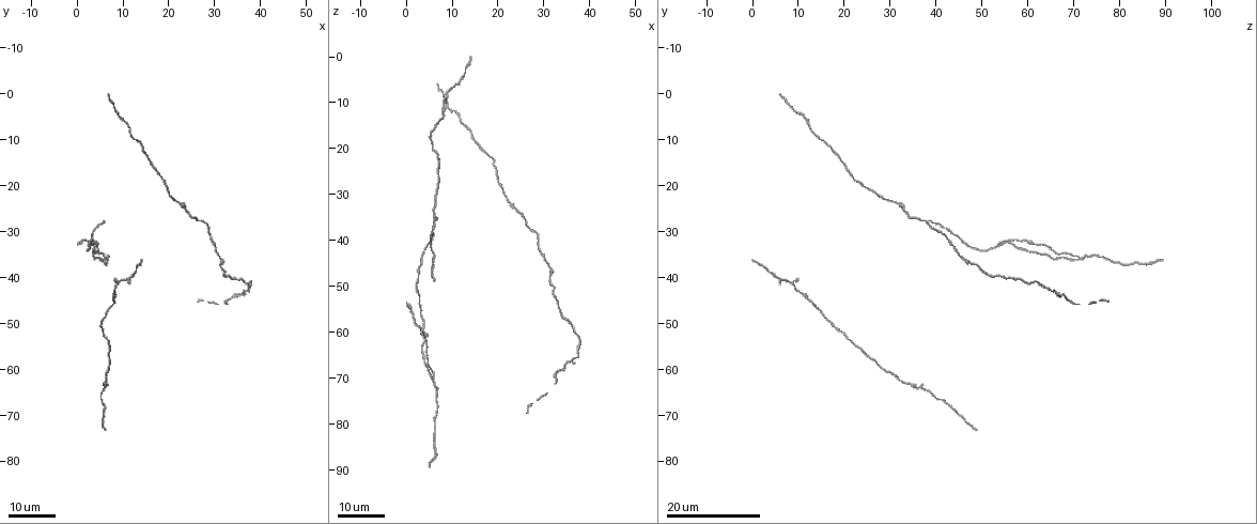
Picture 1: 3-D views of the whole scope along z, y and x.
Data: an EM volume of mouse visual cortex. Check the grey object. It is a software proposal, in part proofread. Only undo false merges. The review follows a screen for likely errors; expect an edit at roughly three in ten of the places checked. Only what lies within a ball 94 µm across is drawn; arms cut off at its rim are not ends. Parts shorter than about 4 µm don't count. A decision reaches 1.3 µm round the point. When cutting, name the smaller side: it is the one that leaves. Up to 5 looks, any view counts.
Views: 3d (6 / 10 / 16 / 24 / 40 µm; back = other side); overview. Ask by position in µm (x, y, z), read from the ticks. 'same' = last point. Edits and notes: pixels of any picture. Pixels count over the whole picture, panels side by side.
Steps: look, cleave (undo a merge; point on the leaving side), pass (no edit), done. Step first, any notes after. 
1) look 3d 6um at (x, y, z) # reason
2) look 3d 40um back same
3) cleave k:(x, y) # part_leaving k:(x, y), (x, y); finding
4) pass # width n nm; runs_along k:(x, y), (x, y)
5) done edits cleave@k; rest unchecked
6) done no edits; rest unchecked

look 3d 16um at (9.0, 41.5, 8.5) # a fork

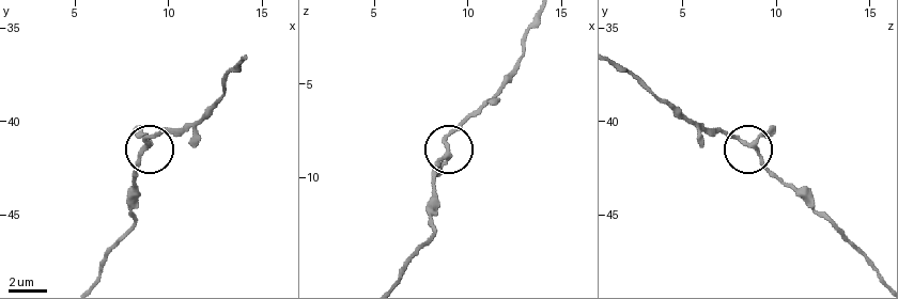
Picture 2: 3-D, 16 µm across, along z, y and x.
look 3d 6um at (8.9, 41.4, 8.9) # closer look

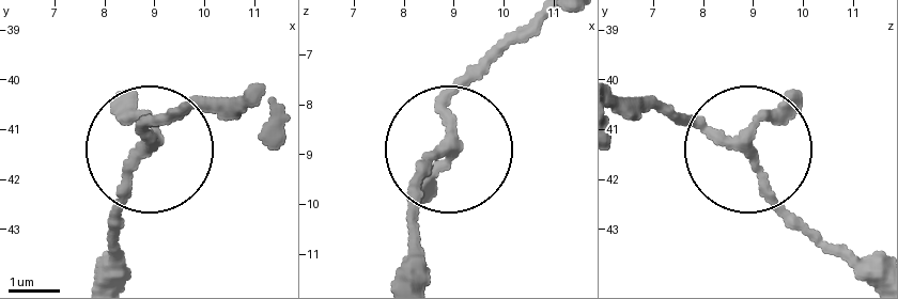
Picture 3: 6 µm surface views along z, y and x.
look 3d 6um back at (8.90, 41.30, 8.80) # from behind

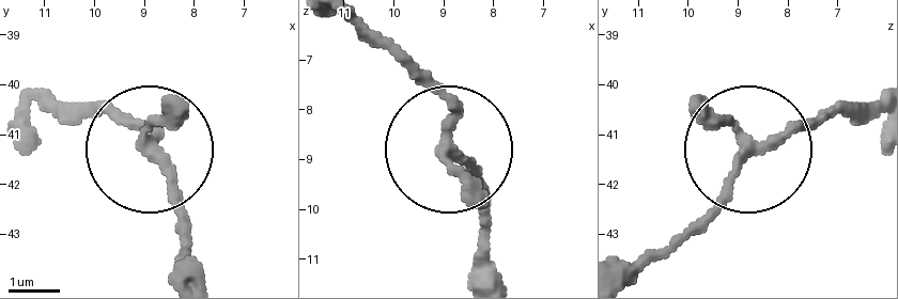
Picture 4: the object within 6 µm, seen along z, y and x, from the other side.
pass # continuous, no second cell

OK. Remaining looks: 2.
look 3d 16um at (6.5, 35.5, 71.5) # two arms at a narrow angle

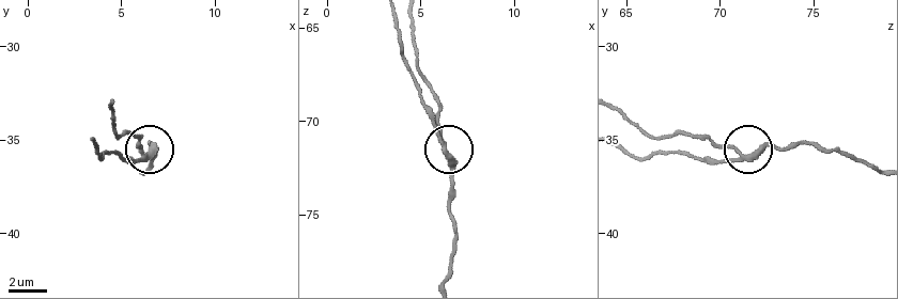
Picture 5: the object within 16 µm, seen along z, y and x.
look 3d 10um at (6.2, 36.0, 71.4) # closer look

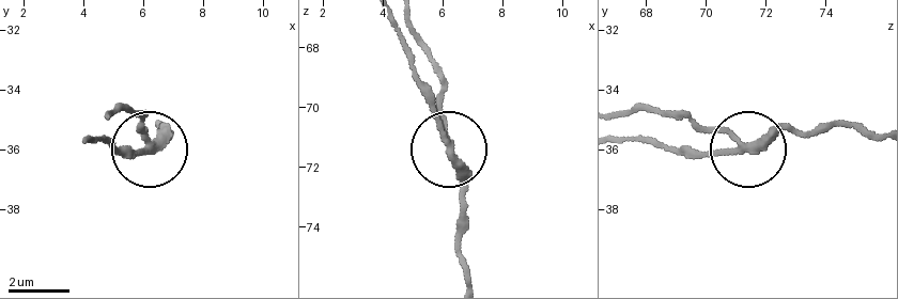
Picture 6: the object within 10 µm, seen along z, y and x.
cleave 6:(142, 127) # arms 3; two cells meet here

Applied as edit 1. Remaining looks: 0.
done edits cleave@6; rest unchecked

